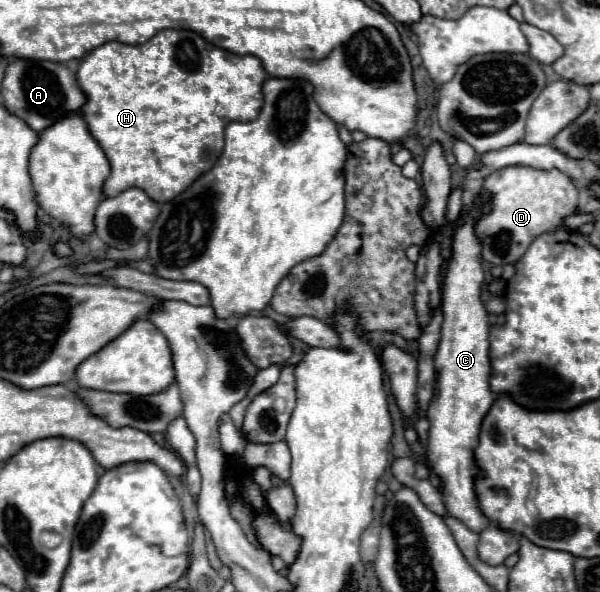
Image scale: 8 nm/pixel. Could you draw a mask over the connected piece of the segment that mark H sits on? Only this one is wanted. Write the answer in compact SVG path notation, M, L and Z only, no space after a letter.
M167 28L167 30L161 30L157 32L151 40L147 40L145 44L123 44L123 42L117 42L117 40L111 40L111 42L105 42L101 44L99 48L91 50L83 60L81 60L81 66L77 70L77 82L79 86L85 90L87 94L87 104L81 108L81 114L89 126L89 132L93 134L93 138L99 142L99 146L103 148L103 152L107 154L109 158L109 164L111 164L111 174L109 178L105 180L105 196L117 196L119 192L127 190L127 188L133 188L133 186L139 186L143 188L153 200L157 202L171 202L177 194L181 194L183 190L187 190L205 170L211 170L213 164L217 162L217 158L221 156L221 150L223 150L223 130L229 122L247 122L247 120L253 120L257 118L261 106L263 106L263 94L261 94L261 86L267 78L267 72L261 64L261 60L257 56L239 56L239 54L233 54L233 52L227 52L227 50L221 50L213 44L209 44L201 34L193 32L193 30L173 30L173 28Z

